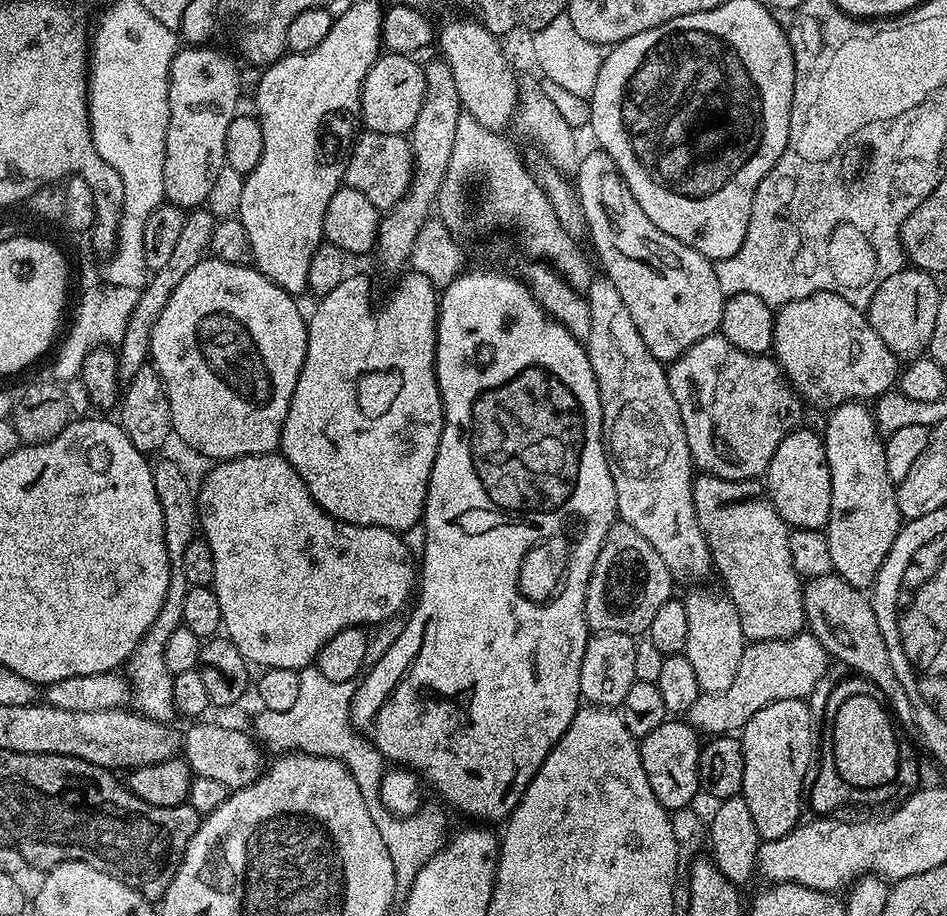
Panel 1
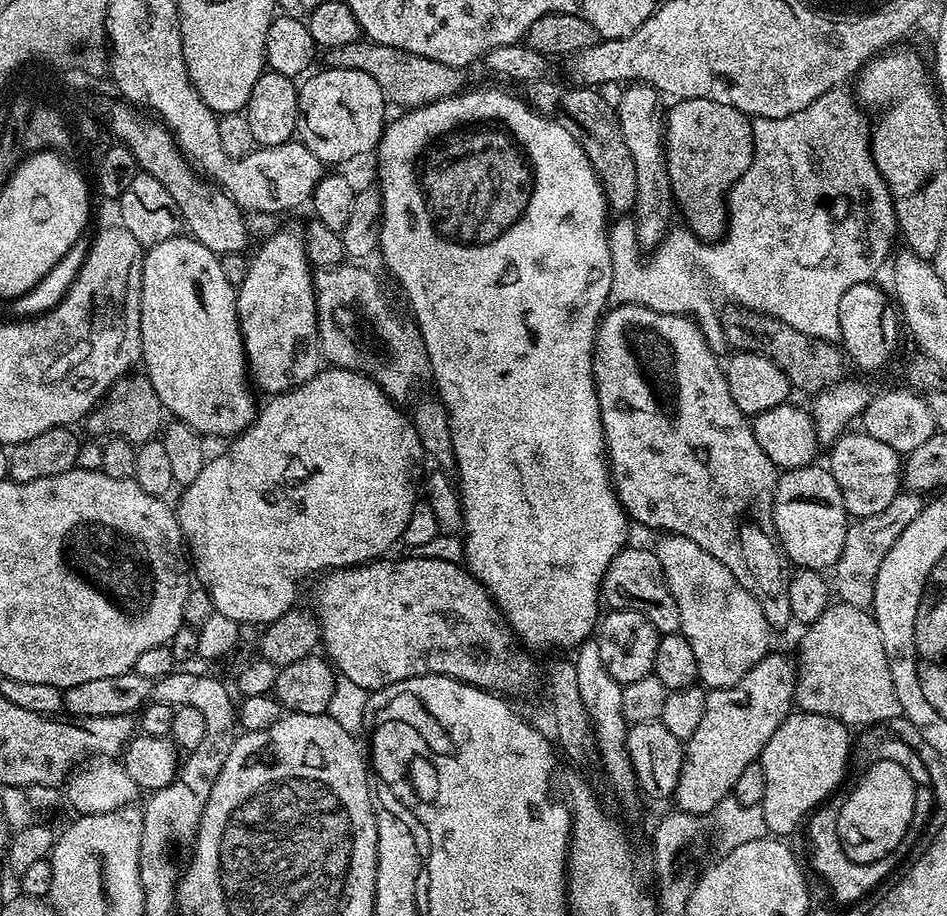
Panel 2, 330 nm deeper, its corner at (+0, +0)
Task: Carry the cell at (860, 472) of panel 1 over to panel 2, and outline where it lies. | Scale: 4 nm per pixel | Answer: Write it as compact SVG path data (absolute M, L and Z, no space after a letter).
M876 282L850 286L850 290L842 294L842 302L838 302L839 343L847 359L851 363L853 360L864 372L882 367L891 358L896 348L896 324L898 328L897 309L889 293L887 296Z

